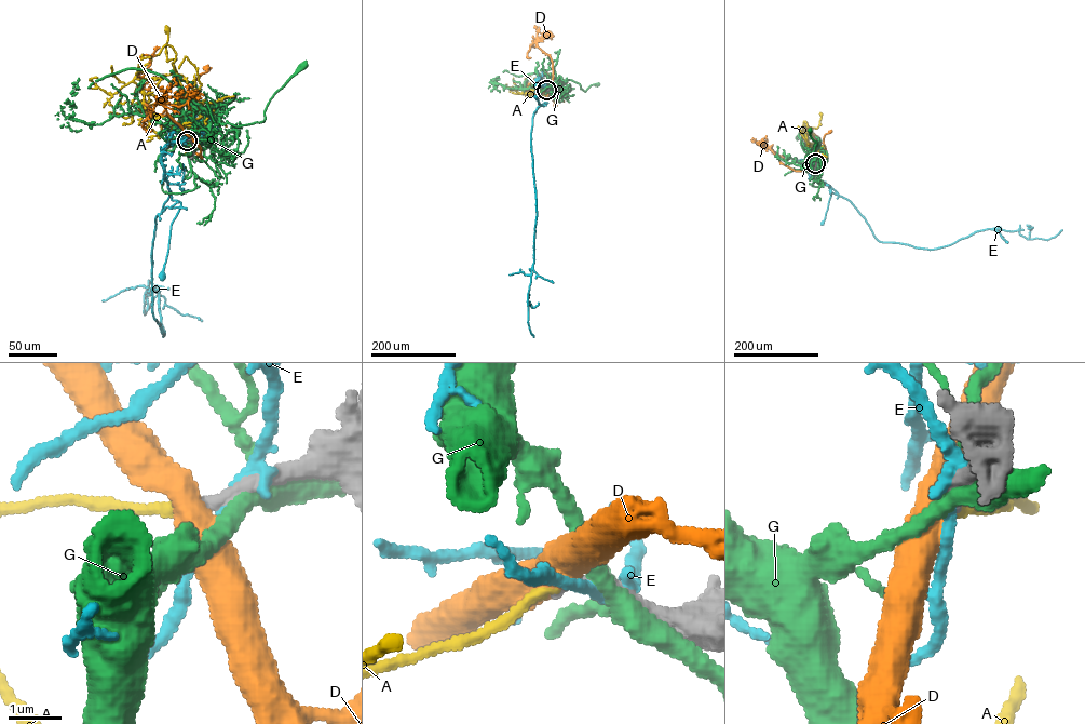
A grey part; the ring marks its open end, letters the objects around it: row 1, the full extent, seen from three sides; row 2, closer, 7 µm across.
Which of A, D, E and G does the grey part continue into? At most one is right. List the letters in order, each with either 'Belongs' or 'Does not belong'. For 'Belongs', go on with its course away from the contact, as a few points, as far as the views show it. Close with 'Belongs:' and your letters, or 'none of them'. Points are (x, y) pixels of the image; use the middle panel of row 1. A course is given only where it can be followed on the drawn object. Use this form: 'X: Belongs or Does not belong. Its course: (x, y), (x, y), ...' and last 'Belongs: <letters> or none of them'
A: Belongs. Its course: (546, 90), (543, 92), (548, 86), (541, 81), (538, 95)
D: Does not belong
E: Does not belong
G: Does not belong
Belongs: A

